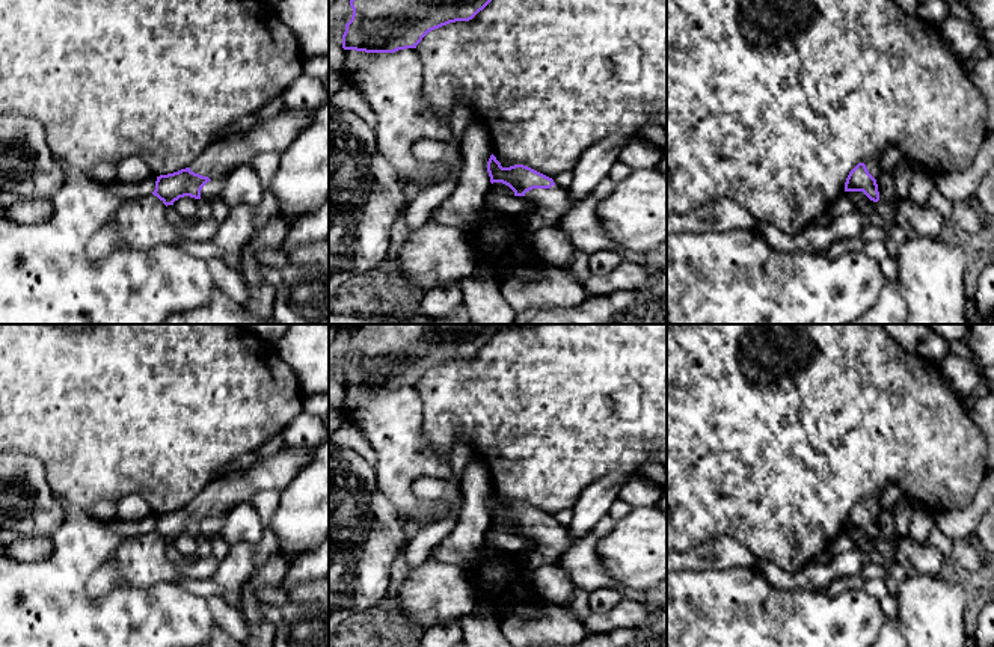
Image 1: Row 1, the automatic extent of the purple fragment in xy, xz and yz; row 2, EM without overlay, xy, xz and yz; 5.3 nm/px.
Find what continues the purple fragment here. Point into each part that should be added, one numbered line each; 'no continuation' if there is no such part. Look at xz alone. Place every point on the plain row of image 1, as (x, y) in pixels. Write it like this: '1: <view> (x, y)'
1: xz (552, 542)

